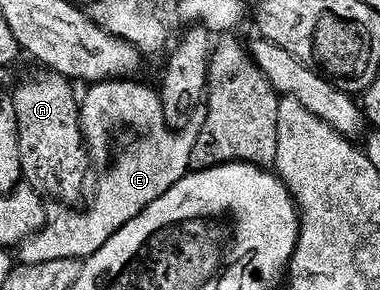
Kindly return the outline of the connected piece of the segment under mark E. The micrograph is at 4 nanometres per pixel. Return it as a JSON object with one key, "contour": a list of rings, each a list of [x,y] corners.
{"contour":[[[106,80],[92,83],[80,101],[79,122],[90,155],[105,160],[109,156],[110,133],[115,129],[135,128],[144,135],[133,141],[119,156],[99,184],[97,196],[89,210],[74,212],[74,207],[61,202],[50,203],[46,222],[37,235],[24,240],[18,249],[18,261],[37,265],[58,259],[85,260],[101,250],[122,226],[161,198],[191,170],[193,148],[201,127],[205,126],[208,108],[205,104],[193,110],[189,119],[178,129],[168,126],[164,106],[158,91],[137,83],[137,80]]]}

